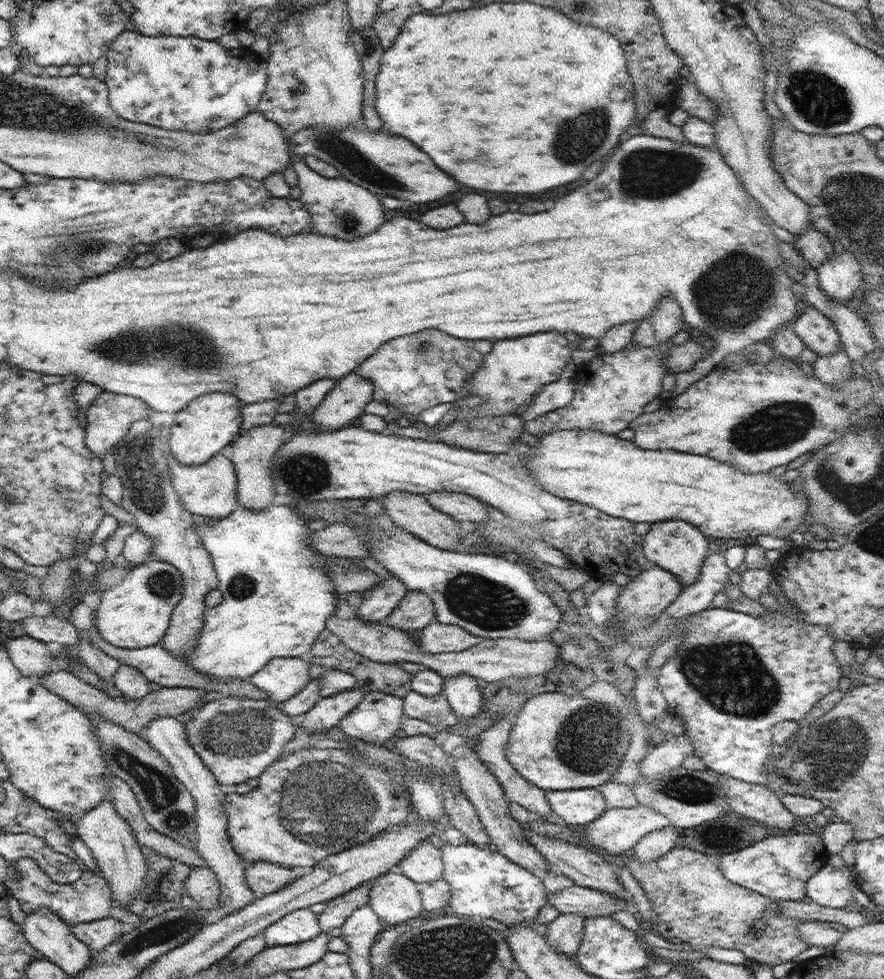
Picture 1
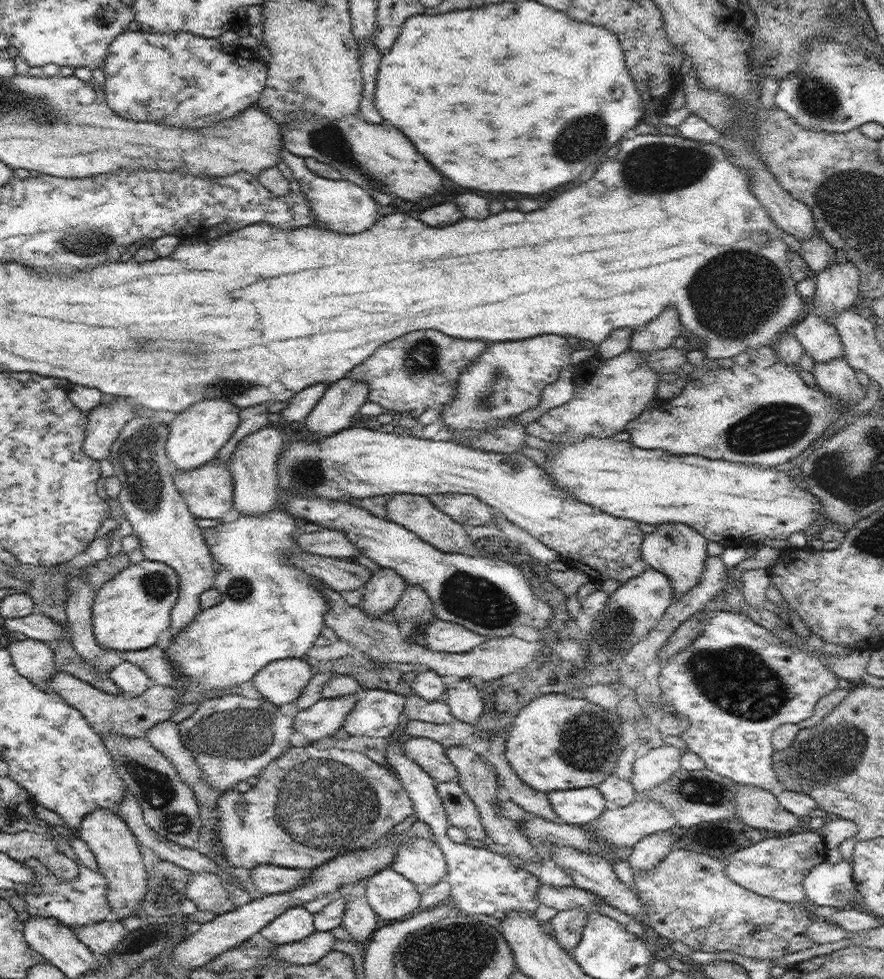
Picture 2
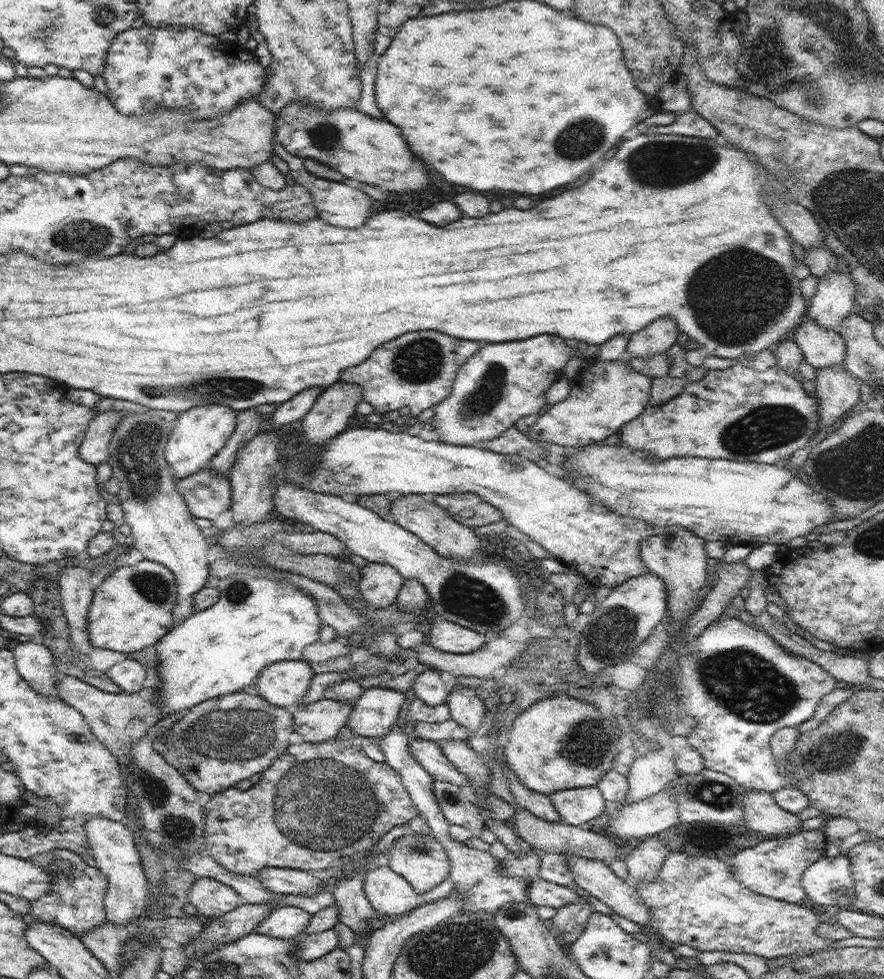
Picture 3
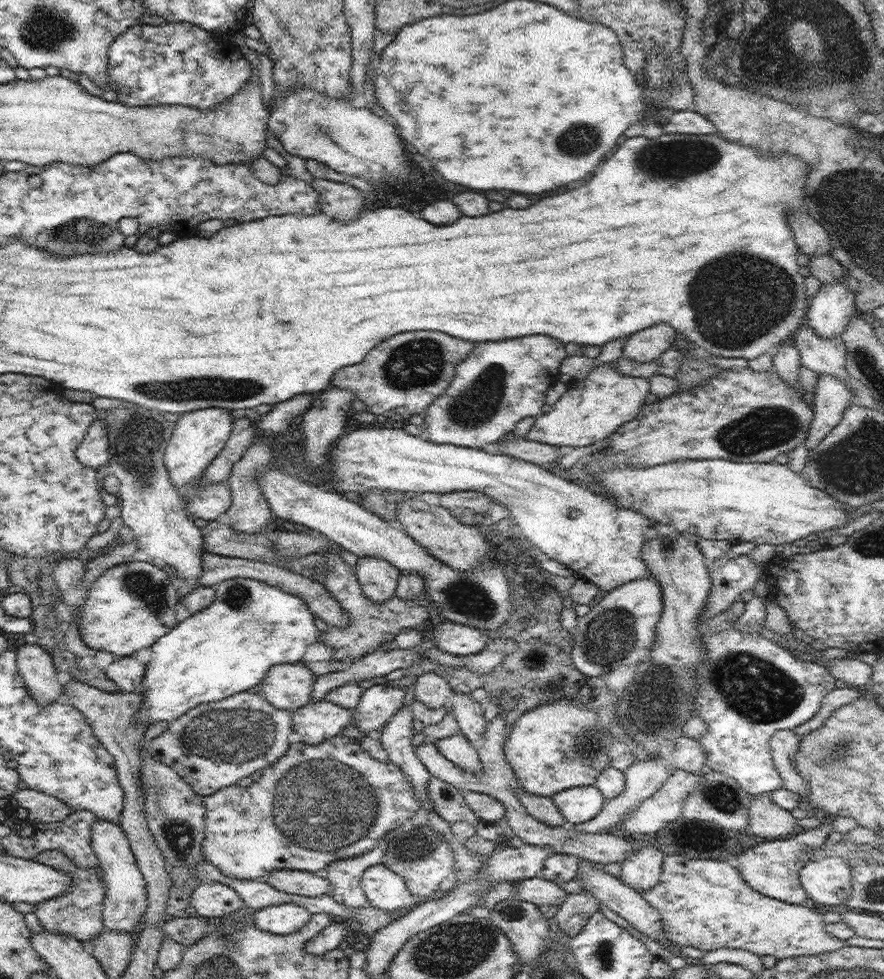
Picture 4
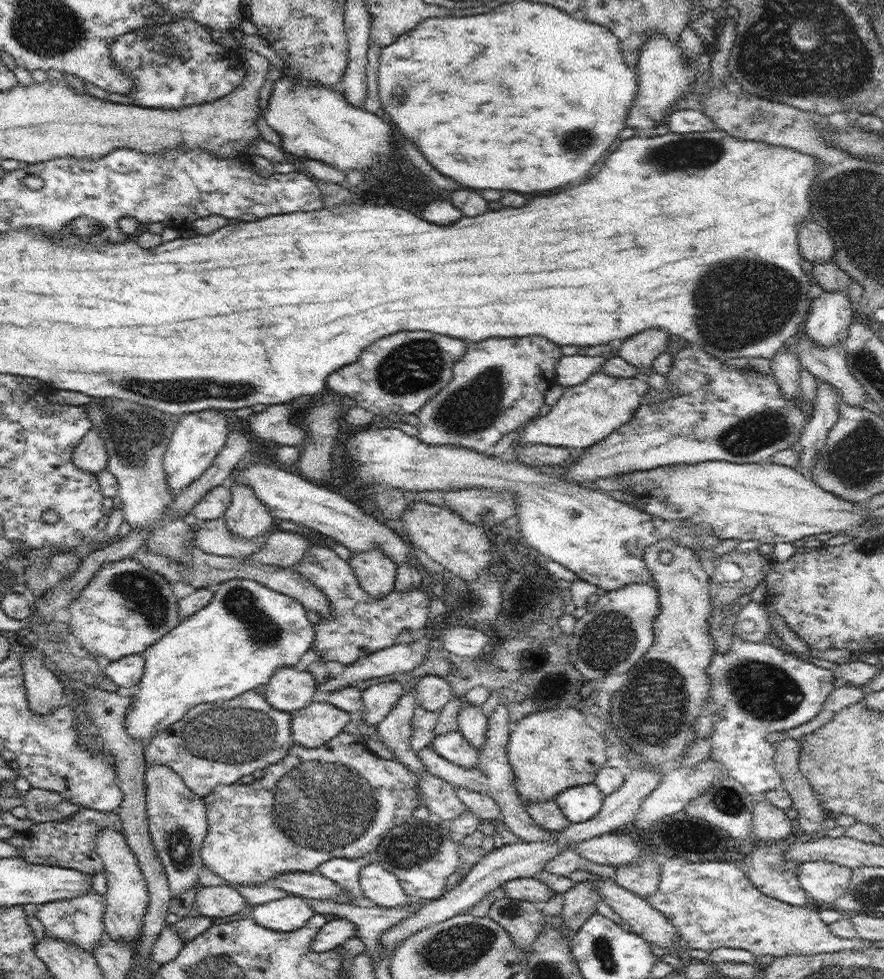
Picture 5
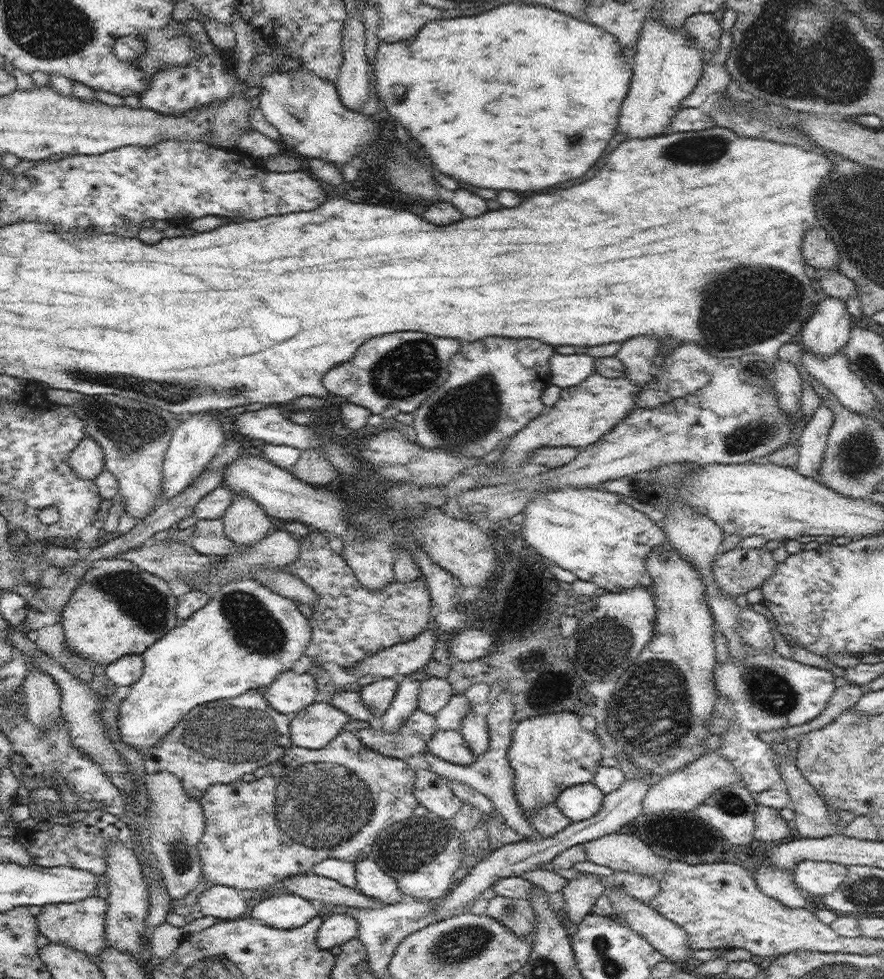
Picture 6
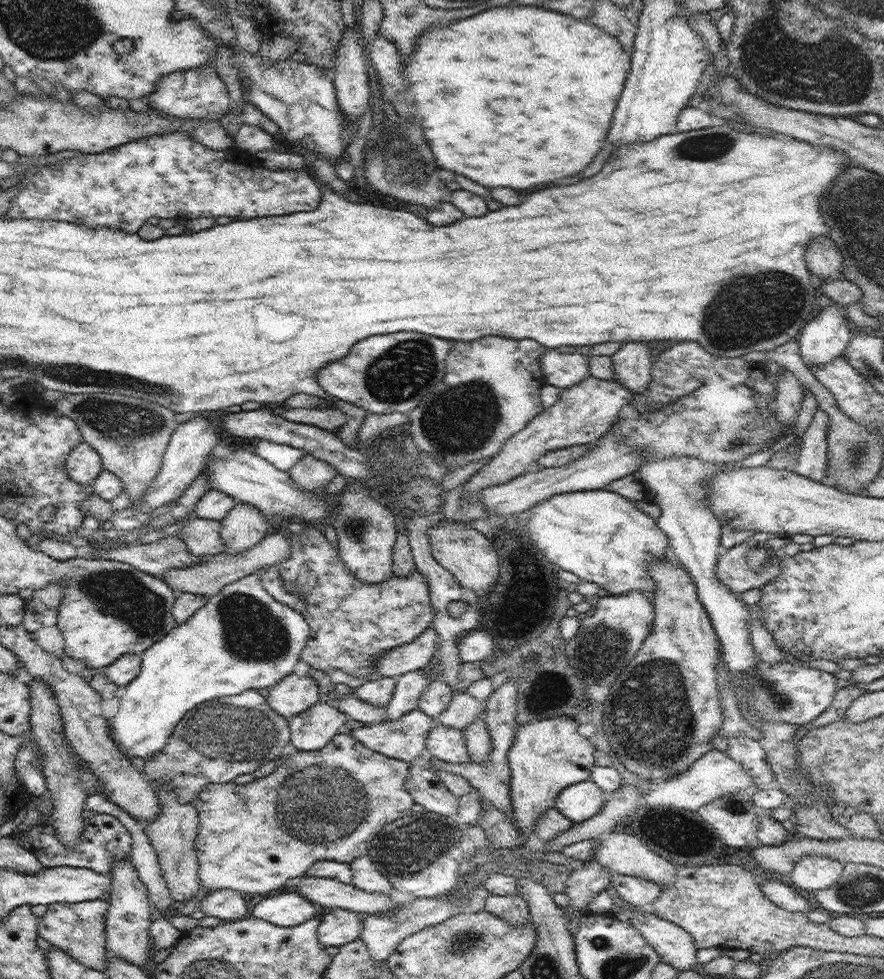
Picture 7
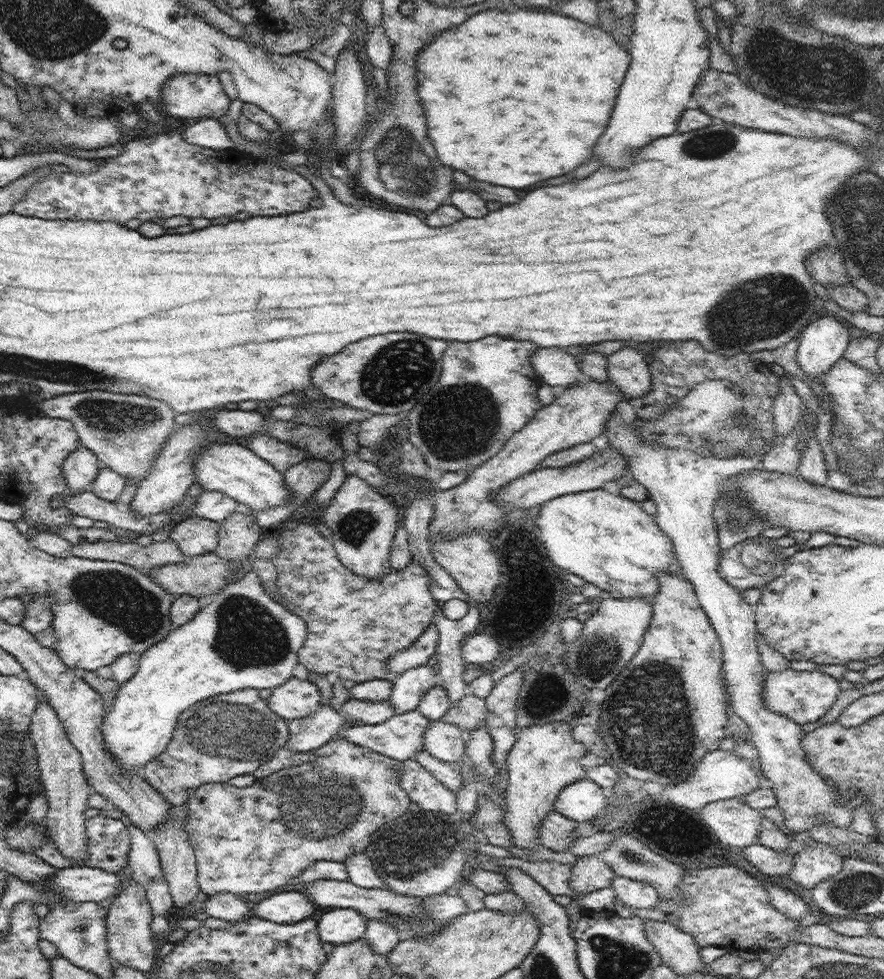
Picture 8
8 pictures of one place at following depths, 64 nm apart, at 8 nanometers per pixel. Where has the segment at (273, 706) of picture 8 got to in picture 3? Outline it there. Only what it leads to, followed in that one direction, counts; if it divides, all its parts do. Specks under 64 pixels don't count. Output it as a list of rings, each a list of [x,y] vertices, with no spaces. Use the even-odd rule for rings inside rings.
[[[284,660],[266,666],[257,678],[260,695],[269,704],[287,707],[302,705],[314,674],[302,660]]]

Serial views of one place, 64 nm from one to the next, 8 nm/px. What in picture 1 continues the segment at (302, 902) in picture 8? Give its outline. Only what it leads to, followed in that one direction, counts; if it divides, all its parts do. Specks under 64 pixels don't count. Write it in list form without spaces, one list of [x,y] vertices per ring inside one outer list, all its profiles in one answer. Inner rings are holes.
[[[300,908],[280,917],[263,932],[268,946],[298,944],[316,938],[325,930],[319,924],[319,915],[310,908]]]

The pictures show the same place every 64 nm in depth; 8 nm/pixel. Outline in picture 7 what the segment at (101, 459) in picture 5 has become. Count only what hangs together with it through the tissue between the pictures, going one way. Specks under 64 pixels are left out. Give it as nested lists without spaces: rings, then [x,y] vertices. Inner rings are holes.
[[[86,442],[75,446],[68,455],[66,468],[70,478],[78,484],[91,485],[101,473],[103,464],[95,448]]]

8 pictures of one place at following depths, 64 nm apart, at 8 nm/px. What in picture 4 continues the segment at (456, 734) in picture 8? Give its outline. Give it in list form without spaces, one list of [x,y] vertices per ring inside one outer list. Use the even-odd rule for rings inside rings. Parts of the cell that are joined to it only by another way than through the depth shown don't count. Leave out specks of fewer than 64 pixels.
[[[452,735],[442,738],[435,744],[444,758],[453,762],[464,771],[472,774],[480,774],[483,771],[483,764],[479,759],[479,754],[471,742],[463,735]]]

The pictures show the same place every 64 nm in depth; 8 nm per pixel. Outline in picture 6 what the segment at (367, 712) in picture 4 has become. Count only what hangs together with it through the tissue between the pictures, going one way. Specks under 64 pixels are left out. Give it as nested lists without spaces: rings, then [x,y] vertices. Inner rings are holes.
[[[397,678],[383,679],[380,682],[366,684],[360,691],[363,704],[372,711],[374,717],[380,717],[388,711],[391,702],[396,697],[399,681]]]

